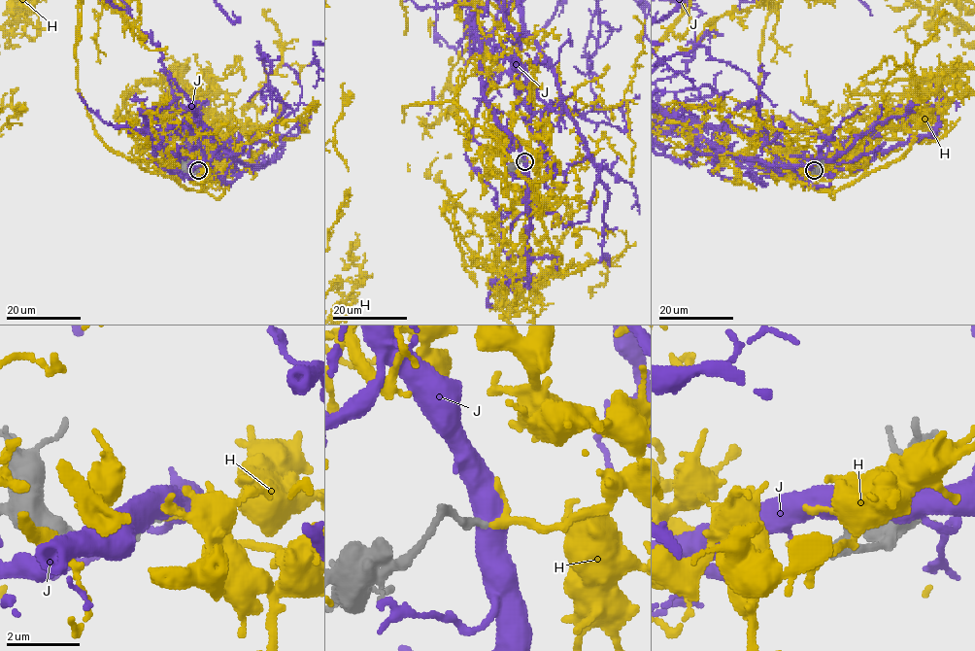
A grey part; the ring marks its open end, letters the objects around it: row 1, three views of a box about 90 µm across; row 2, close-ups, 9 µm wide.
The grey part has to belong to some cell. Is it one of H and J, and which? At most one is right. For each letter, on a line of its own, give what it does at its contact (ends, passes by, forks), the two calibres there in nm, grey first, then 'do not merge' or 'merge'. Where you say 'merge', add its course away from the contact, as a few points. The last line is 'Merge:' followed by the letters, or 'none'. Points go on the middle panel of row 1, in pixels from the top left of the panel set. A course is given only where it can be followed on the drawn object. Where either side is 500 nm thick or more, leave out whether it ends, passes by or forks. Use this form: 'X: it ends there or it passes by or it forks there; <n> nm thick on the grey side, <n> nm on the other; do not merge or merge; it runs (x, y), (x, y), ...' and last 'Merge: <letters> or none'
H: it passes by; 220 nm thick on the grey side, 150 nm on the other; merge
J: 220 nm thick on the grey side, 550 nm on the other; do not merge
Merge: H

